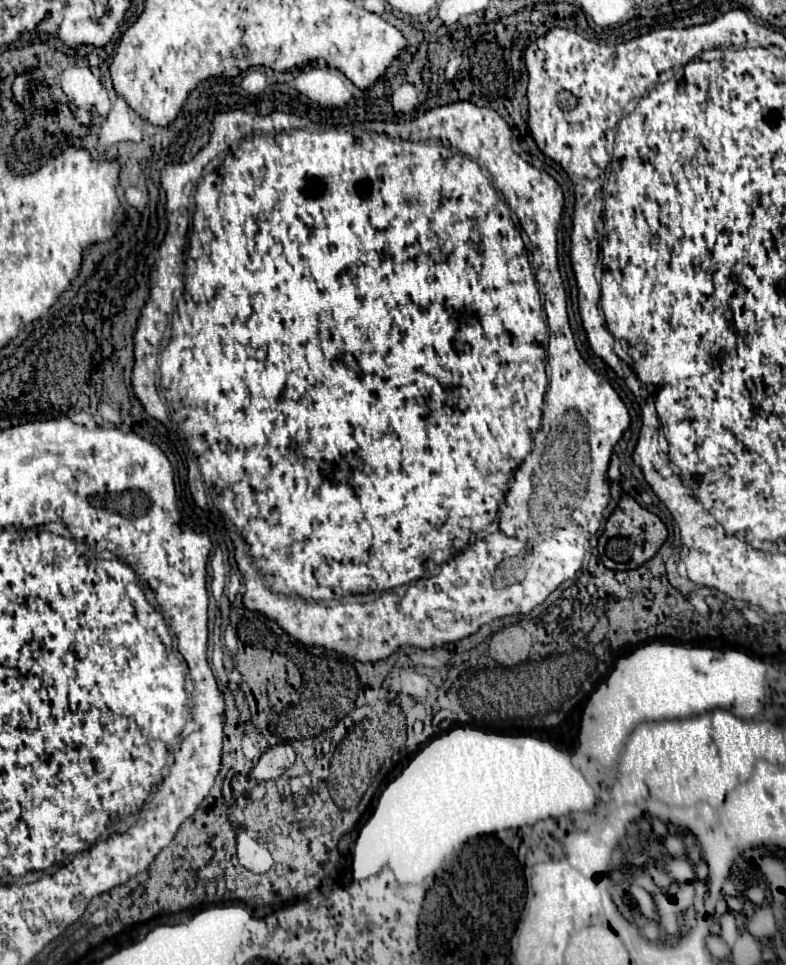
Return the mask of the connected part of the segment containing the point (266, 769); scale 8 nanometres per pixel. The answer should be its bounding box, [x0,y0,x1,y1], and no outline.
[247,743,295,781]

